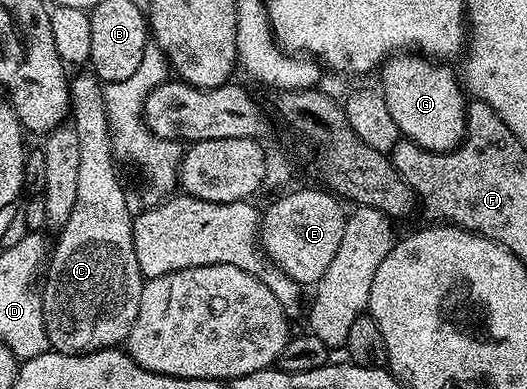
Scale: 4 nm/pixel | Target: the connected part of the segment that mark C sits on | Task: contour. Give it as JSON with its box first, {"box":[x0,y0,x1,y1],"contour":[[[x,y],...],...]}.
{"box":[40,73,144,354],"contour":[[[93,73],[78,74],[69,79],[70,84],[70,108],[72,111],[72,125],[76,132],[76,140],[80,140],[80,172],[78,173],[78,183],[76,191],[76,208],[72,208],[72,216],[57,231],[58,243],[53,243],[52,253],[48,258],[48,265],[44,270],[44,281],[40,286],[42,295],[42,315],[44,316],[44,328],[48,332],[50,350],[55,354],[91,354],[94,350],[109,350],[118,348],[125,343],[126,337],[132,332],[132,324],[136,324],[136,316],[140,312],[140,296],[144,279],[140,272],[140,264],[136,264],[136,252],[134,251],[134,218],[130,214],[130,202],[126,199],[126,190],[122,187],[122,182],[118,179],[118,174],[114,171],[116,159],[114,156],[114,145],[110,143],[110,125],[106,119],[106,109],[104,108],[104,96],[102,95],[103,83],[94,77]]]}

